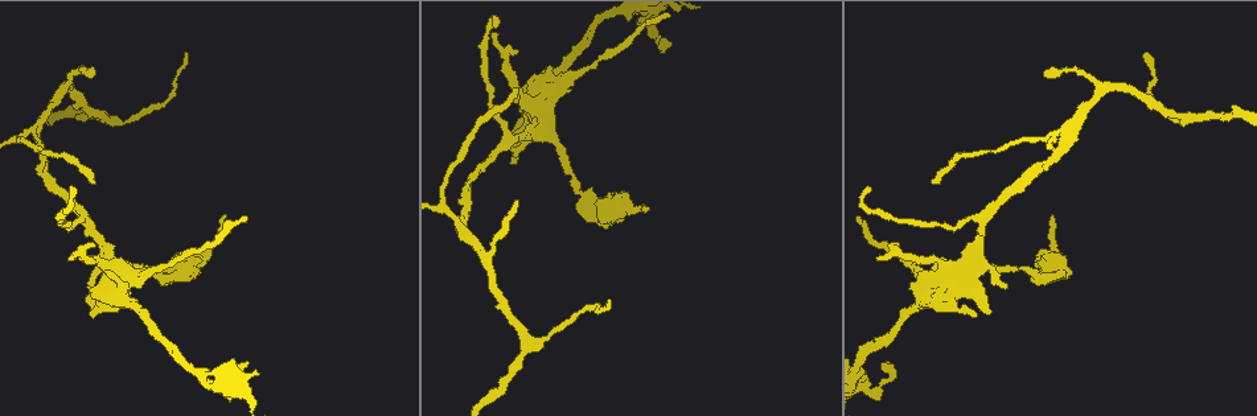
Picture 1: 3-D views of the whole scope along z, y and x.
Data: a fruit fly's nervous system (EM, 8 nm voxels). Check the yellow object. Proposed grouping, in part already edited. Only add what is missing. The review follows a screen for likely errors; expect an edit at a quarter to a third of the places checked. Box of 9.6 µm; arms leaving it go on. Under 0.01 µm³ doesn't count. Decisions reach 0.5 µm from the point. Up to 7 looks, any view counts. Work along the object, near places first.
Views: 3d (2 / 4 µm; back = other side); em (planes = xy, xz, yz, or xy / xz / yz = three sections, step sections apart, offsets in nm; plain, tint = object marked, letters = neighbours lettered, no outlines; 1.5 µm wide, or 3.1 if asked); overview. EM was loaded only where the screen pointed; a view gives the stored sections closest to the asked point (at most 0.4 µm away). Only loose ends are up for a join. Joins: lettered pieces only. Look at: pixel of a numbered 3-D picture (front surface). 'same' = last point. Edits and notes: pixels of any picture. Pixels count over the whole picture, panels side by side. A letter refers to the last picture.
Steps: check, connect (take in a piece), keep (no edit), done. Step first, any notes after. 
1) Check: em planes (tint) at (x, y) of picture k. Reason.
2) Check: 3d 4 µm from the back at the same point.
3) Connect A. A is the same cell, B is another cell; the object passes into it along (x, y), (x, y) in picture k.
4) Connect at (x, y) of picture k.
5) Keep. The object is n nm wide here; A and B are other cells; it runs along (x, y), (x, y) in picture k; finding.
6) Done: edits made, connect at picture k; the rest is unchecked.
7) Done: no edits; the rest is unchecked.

Check: em planes (letters) at (1053, 215) of picture 1. Tapers out.

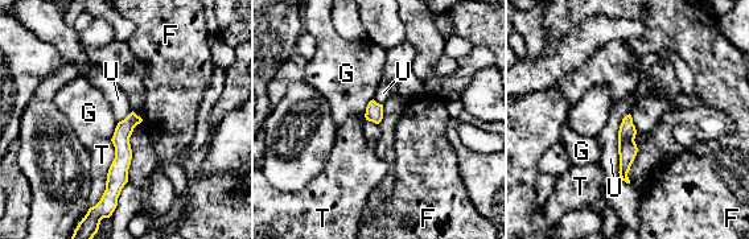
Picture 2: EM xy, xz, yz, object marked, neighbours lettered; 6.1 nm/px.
Keep. F, G, T and U are other cells; a border runs along (629, 112), (618, 131), (618, 172) in picture 2; none of them fits.

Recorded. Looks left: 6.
Check: em xy step 8 (letters) at (92, 184) of picture 1. An open end.

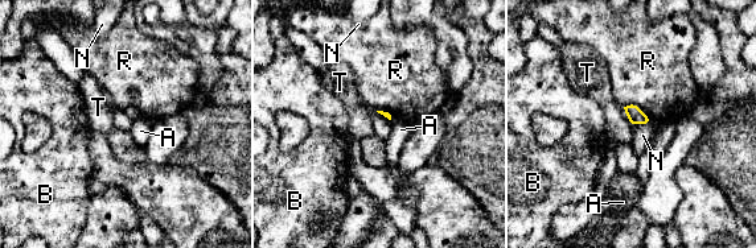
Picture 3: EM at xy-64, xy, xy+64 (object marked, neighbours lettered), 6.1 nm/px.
Keep. The longest contact is with R, 180 nm; A, B, N, R and T are other cells; a border runs along (623, 107), (632, 123) in picture 3; no lettered piece goes on from it.

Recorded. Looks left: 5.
Check: em xz step 8 (letters) at (494, 33) of picture 1.

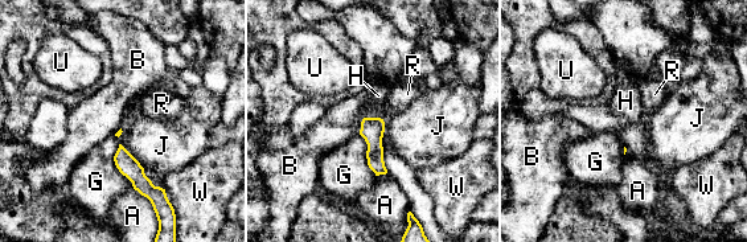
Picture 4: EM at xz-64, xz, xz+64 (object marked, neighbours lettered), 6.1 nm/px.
Connect H. H is the same cell, A, B, G, J, R, U and W are other cells; the object passes into it along (372, 130), (376, 118), (378, 95) in picture 4; the neuron continues.

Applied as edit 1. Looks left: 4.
Done: edits made, connect at picture 4; the rest is unchecked.

